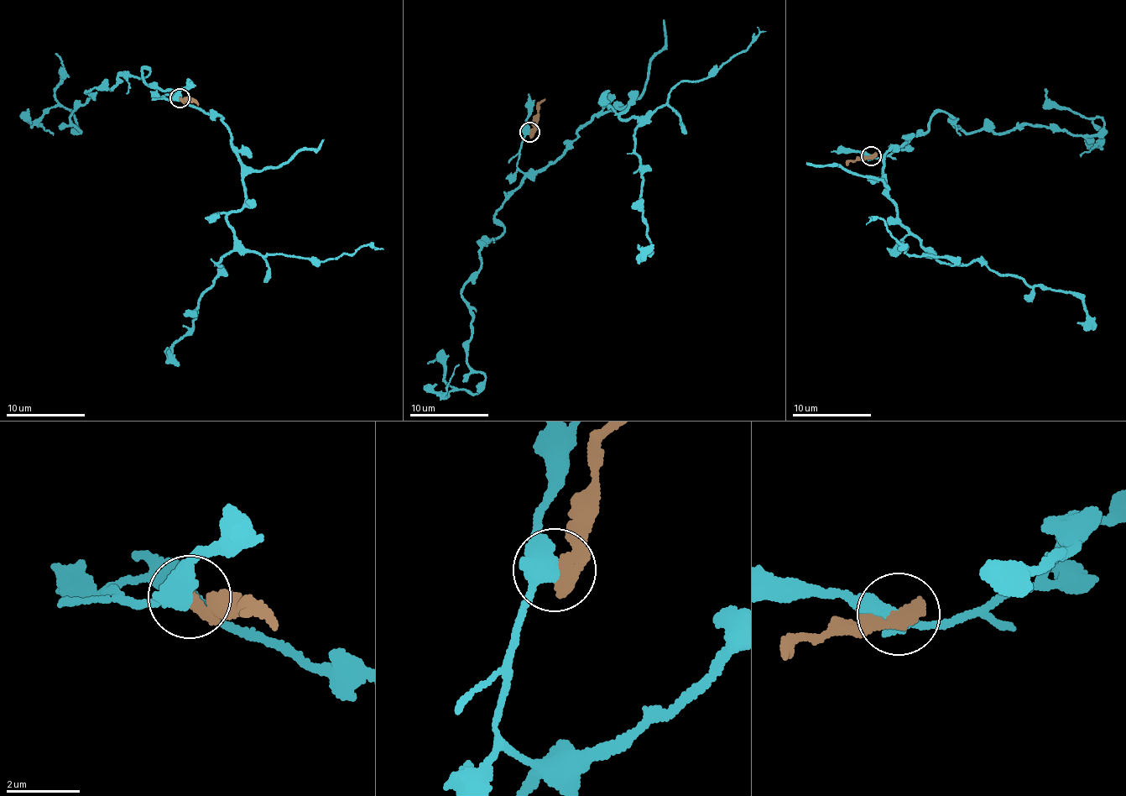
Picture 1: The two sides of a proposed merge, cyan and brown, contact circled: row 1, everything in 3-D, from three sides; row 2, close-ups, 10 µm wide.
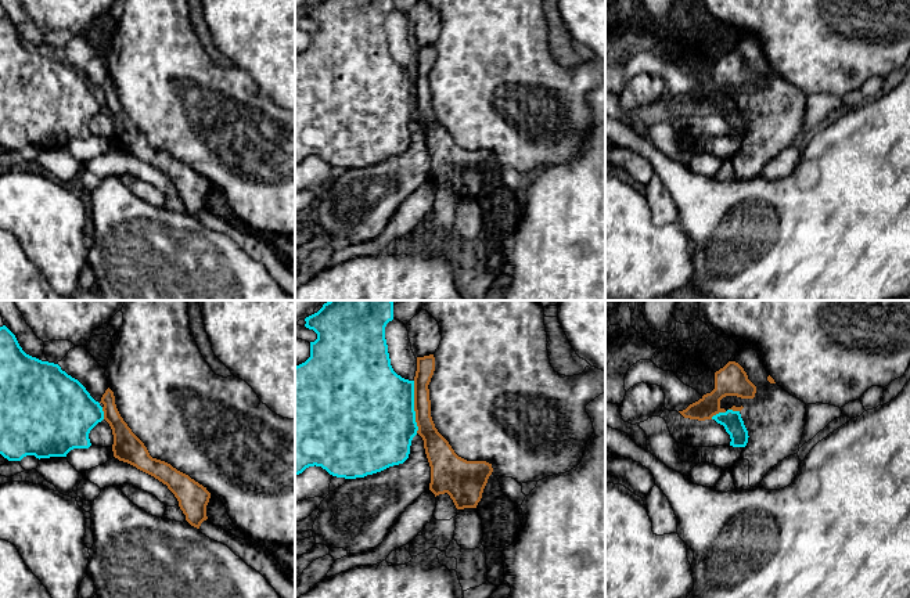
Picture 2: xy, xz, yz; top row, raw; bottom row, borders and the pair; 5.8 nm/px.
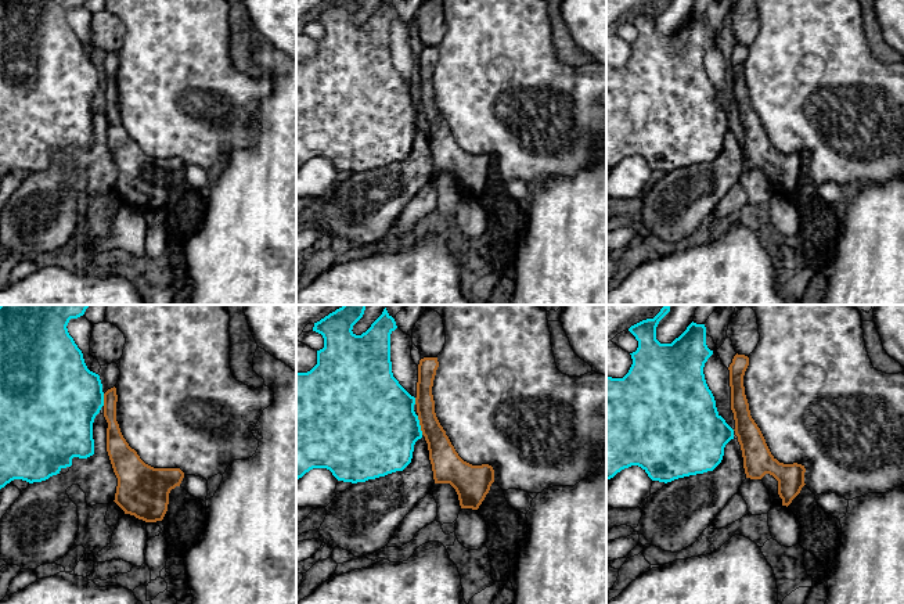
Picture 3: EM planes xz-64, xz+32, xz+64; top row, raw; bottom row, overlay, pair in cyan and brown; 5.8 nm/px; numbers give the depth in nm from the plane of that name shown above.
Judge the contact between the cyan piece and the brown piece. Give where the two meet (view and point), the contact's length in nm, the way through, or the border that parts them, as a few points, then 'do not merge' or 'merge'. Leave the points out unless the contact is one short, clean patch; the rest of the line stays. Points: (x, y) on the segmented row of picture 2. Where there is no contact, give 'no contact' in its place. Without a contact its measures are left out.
meets cyan in xz at (413, 407); contact 300 nm long; border along xz (413, 381), (413, 410), (417, 432); do not merge

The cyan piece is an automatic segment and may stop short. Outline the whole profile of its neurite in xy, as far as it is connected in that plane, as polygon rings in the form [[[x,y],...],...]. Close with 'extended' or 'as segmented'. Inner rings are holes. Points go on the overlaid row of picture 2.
[[[0,327],[0,454],[4,458],[66,457],[73,448],[89,448],[89,433],[102,419],[102,407],[78,379],[58,364],[26,354],[15,335]]] | as segmented

